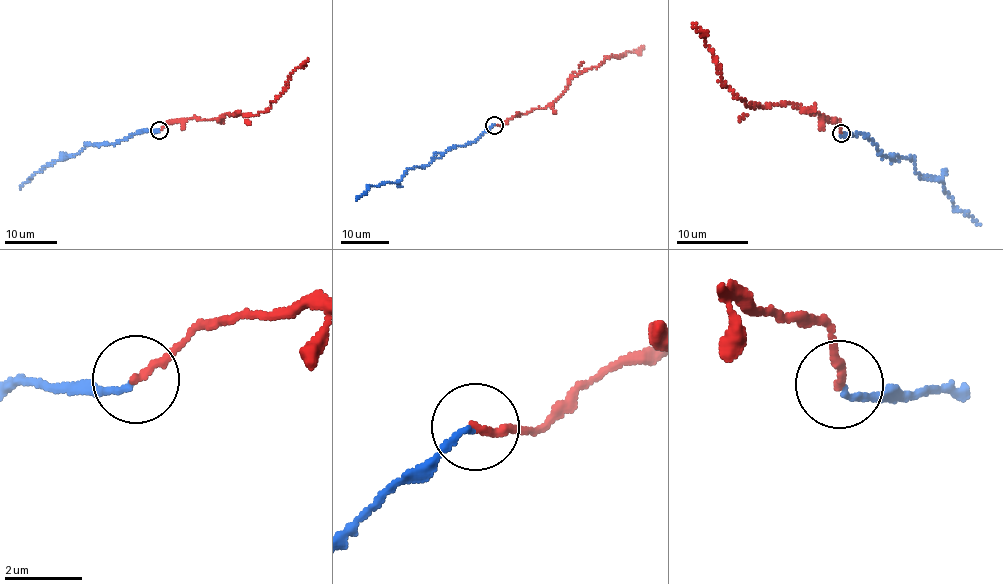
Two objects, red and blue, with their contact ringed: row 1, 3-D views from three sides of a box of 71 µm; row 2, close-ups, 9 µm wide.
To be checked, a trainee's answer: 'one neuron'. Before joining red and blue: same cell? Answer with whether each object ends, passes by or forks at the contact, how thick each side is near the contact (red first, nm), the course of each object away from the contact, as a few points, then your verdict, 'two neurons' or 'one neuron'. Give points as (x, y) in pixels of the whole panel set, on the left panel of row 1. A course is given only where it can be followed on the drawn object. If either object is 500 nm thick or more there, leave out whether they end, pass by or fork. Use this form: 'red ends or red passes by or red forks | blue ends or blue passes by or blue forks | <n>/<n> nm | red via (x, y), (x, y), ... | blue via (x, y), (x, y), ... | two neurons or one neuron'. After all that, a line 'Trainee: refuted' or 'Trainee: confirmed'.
red ends | blue ends | 200/130 nm | red via (158, 130), (178, 120), (215, 118), (230, 113), (259, 114), (266, 110), (282, 91), (288, 77), (308, 57) | blue via (158, 130), (138, 131), (114, 144), (85, 145), (80, 152), (44, 166), (21, 189) | one neuron
Trainee: confirmed

